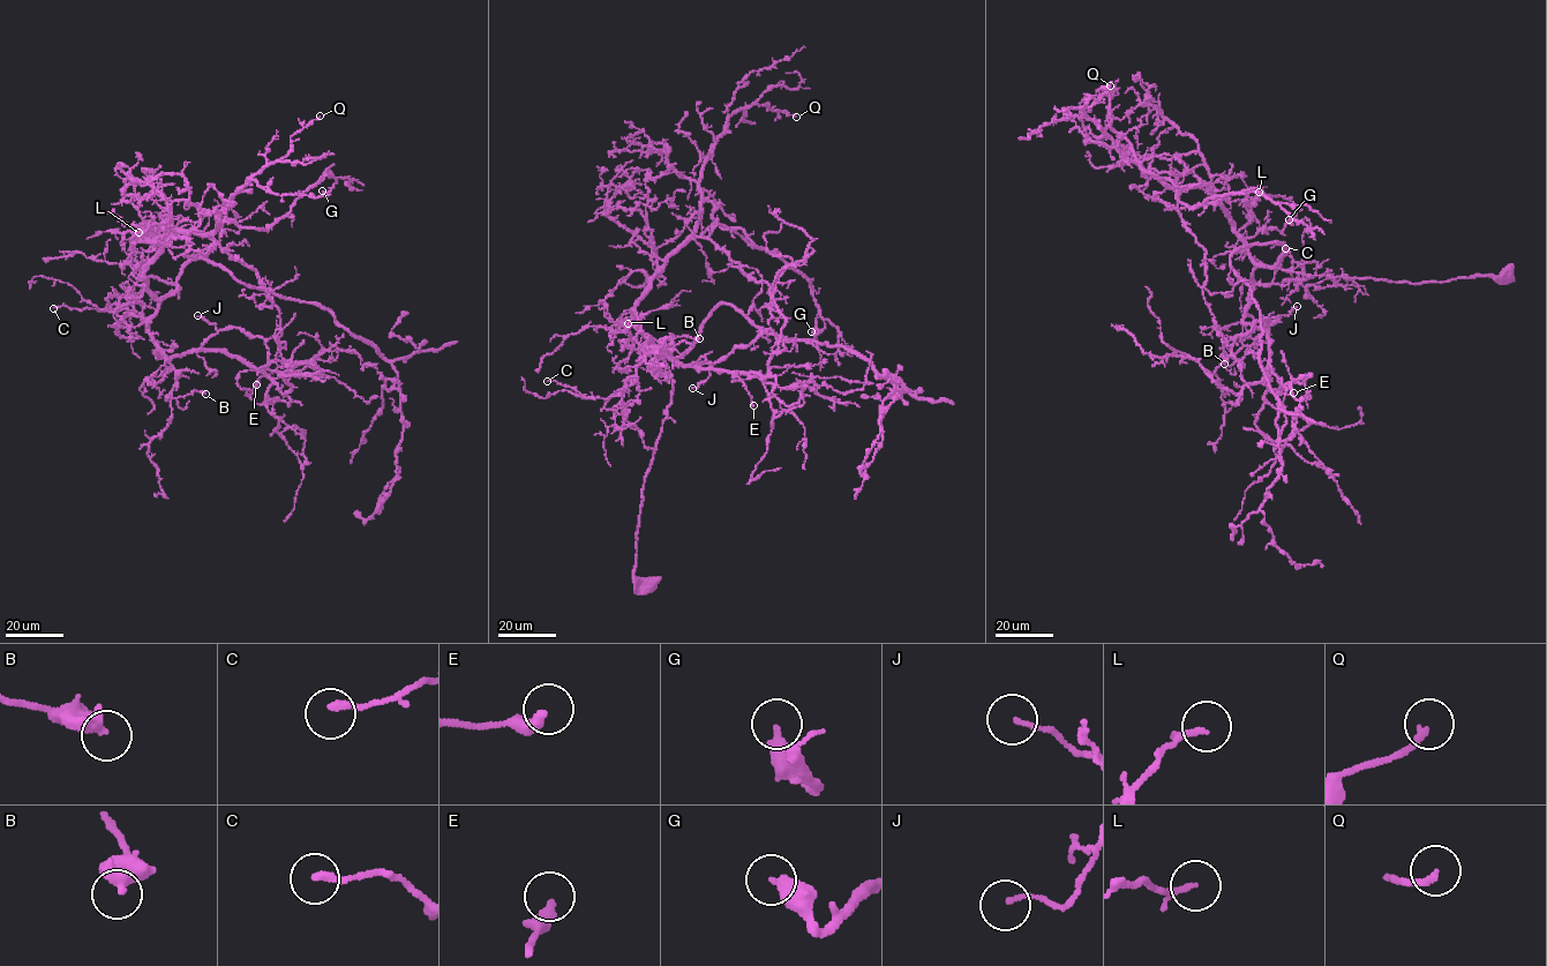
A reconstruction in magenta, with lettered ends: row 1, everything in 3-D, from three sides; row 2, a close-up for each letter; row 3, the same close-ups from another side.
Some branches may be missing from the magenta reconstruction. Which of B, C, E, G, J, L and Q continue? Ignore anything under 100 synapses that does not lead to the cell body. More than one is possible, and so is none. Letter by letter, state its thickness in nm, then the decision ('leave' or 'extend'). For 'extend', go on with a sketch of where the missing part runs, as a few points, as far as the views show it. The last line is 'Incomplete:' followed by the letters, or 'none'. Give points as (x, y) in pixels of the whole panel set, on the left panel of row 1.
B: calibre 550 nm; leave
C: calibre 240 nm; leave
E: calibre 360 nm; leave
G: calibre 400 nm; leave
J: calibre 120 nm; leave
L: calibre 130 nm; leave
Q: calibre 190 nm; leave
Incomplete: none

